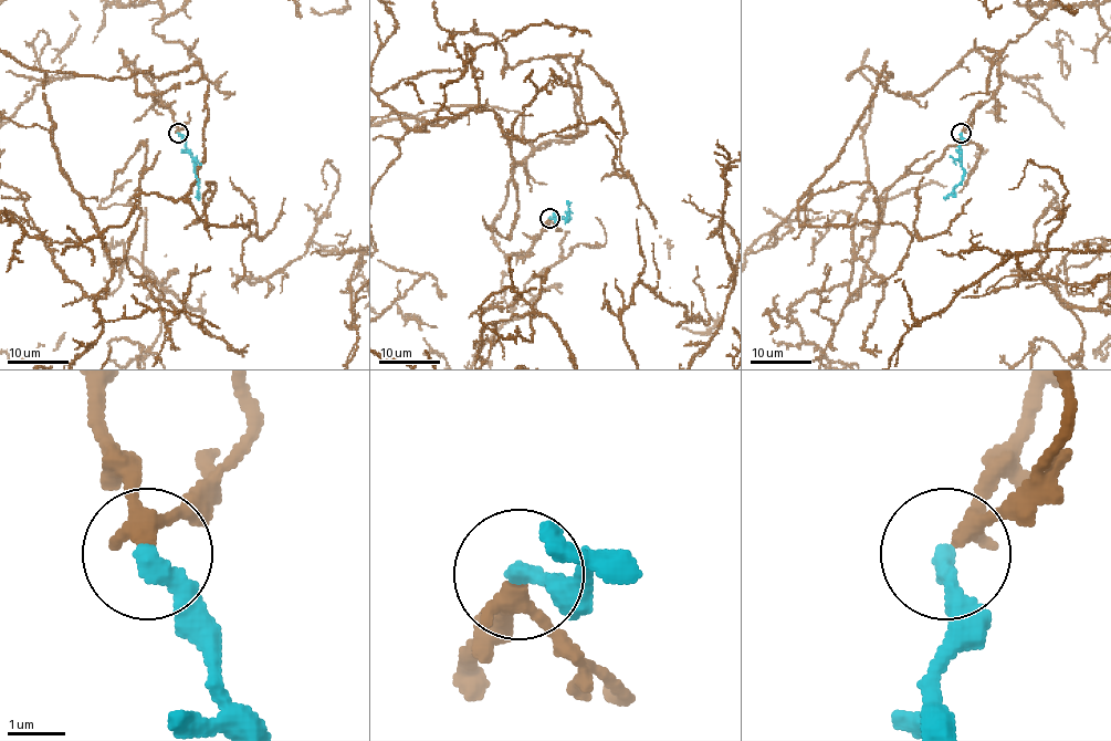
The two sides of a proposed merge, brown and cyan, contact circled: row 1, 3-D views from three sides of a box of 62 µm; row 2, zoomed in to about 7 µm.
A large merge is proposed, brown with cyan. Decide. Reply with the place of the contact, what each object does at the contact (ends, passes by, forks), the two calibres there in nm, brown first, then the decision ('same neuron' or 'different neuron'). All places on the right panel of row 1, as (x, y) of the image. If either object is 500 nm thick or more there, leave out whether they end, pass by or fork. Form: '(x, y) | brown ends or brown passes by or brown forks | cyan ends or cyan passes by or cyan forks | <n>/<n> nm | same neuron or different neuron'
(961, 133) | brown passes by | cyan ends | 280/340 nm | same neuron

